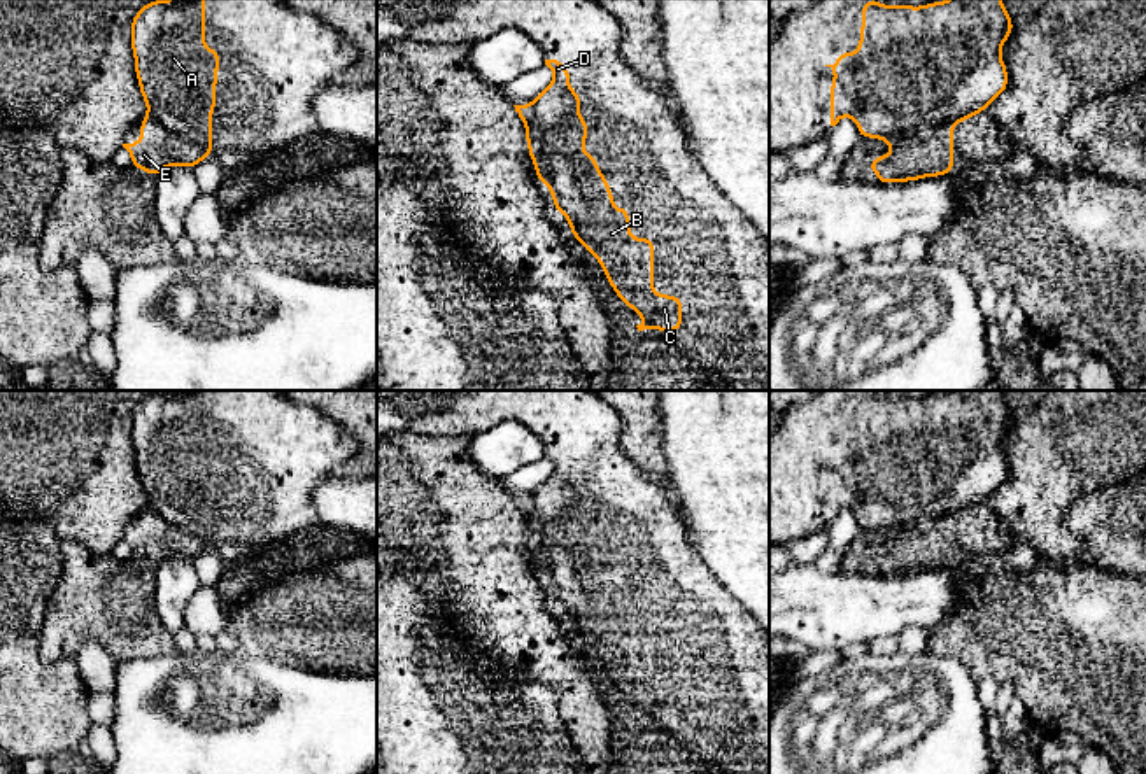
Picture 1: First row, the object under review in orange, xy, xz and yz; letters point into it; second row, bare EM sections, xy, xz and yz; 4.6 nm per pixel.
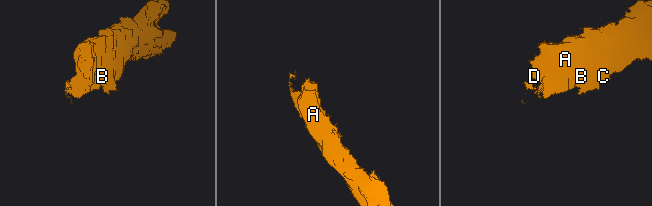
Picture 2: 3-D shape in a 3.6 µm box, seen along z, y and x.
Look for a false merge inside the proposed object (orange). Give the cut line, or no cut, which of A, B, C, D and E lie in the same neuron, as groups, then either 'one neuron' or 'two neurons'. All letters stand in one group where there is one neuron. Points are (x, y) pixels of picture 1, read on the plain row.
cut in xz along (528, 498), (538, 520), (545, 561), (556, 592), (565, 606); A B C D / E; two neurons

